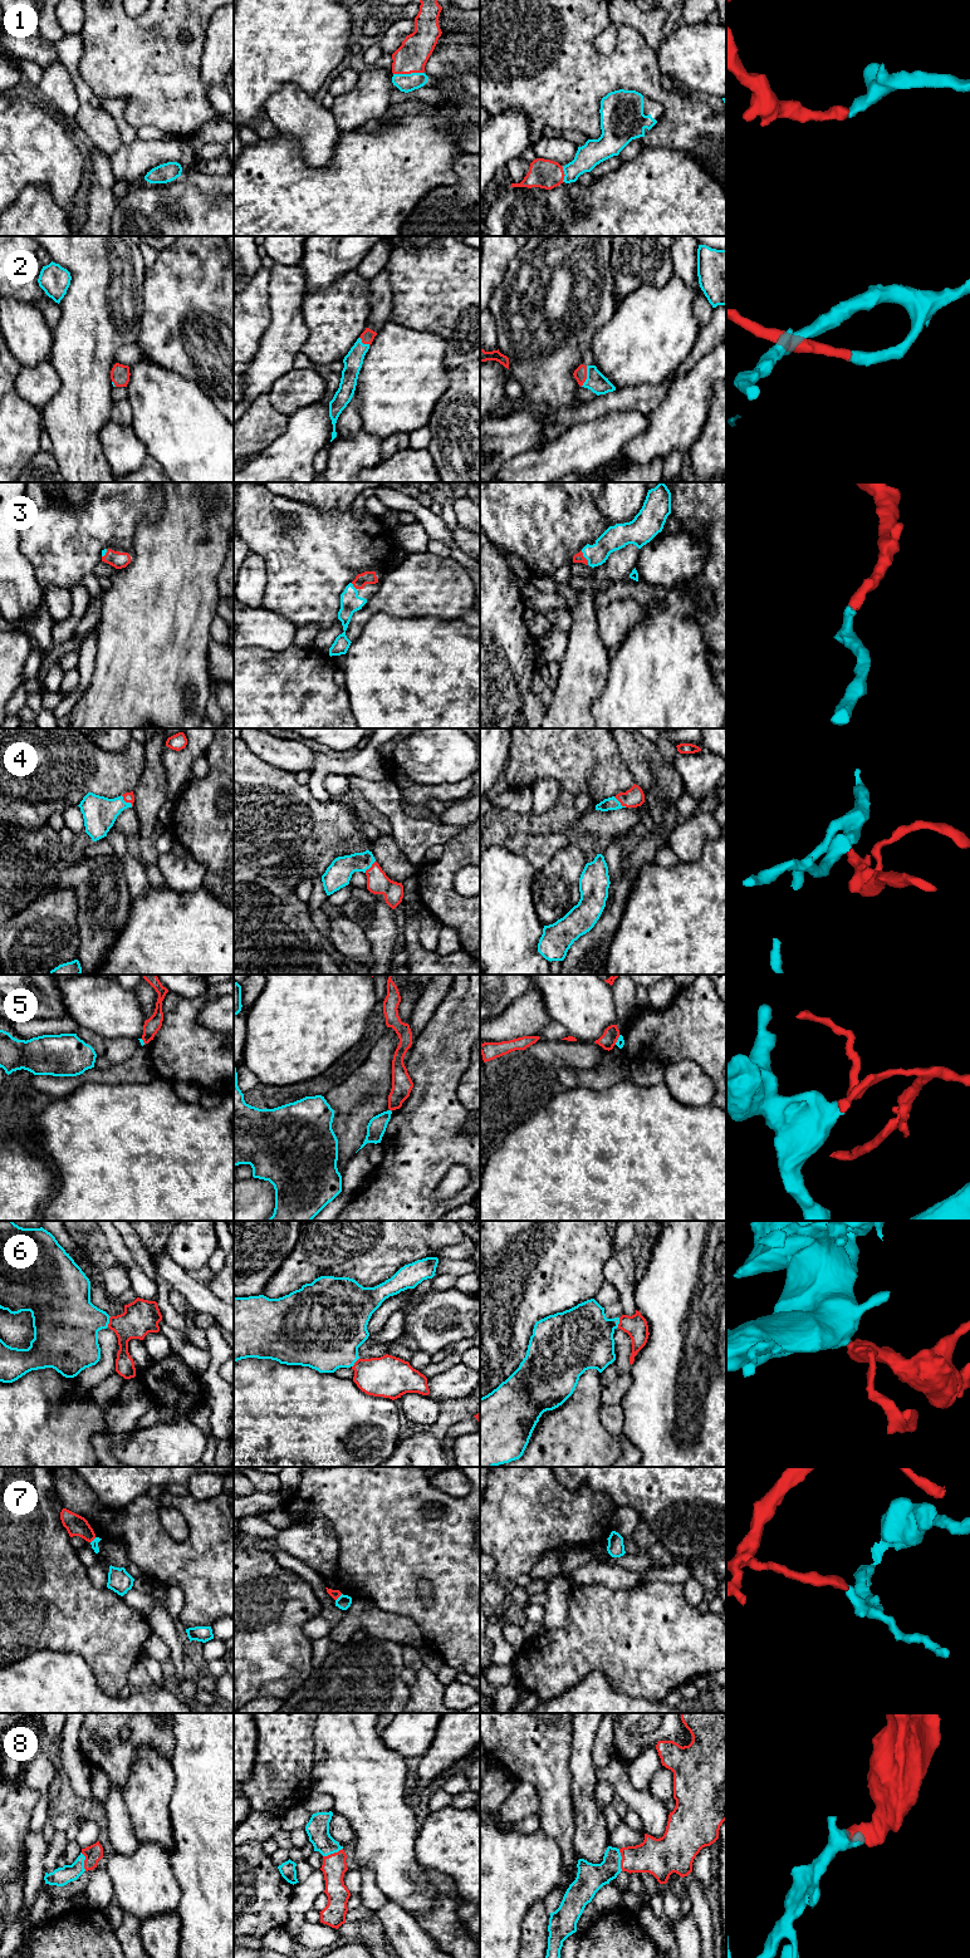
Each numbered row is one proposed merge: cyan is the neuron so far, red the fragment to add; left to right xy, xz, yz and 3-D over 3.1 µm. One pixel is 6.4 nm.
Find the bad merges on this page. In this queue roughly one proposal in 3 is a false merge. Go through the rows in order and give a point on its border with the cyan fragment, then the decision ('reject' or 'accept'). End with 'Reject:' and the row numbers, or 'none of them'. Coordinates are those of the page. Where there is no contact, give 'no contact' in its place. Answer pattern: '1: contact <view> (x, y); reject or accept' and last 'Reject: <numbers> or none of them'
1: contact xz (407, 74); accept
2: contact yz (587, 376); accept
3: contact yz (584, 557); accept
4: contact xy (125, 801); accept
5: contact yz (617, 1040); reject
6: contact xy (108, 1321); accept
7: contact xz (338, 1598); reject
8: contact yz (621, 1859); accept
Reject: 5, 7

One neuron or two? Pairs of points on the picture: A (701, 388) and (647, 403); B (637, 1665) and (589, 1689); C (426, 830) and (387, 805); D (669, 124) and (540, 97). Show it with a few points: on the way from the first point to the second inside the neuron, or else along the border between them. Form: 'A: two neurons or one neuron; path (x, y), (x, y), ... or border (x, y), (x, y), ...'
A: two neurons; border (681, 378), (672, 384), (662, 401), (646, 413)
B: two neurons; border (579, 1682), (601, 1671), (616, 1689), (632, 1697)
C: one neuron; path (416, 830), (412, 830), (397, 815)
D: one neuron; path (652, 88), (642, 78), (577, 78)

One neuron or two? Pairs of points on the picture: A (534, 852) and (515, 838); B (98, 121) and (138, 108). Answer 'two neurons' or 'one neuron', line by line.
A: one neuron
B: two neurons

